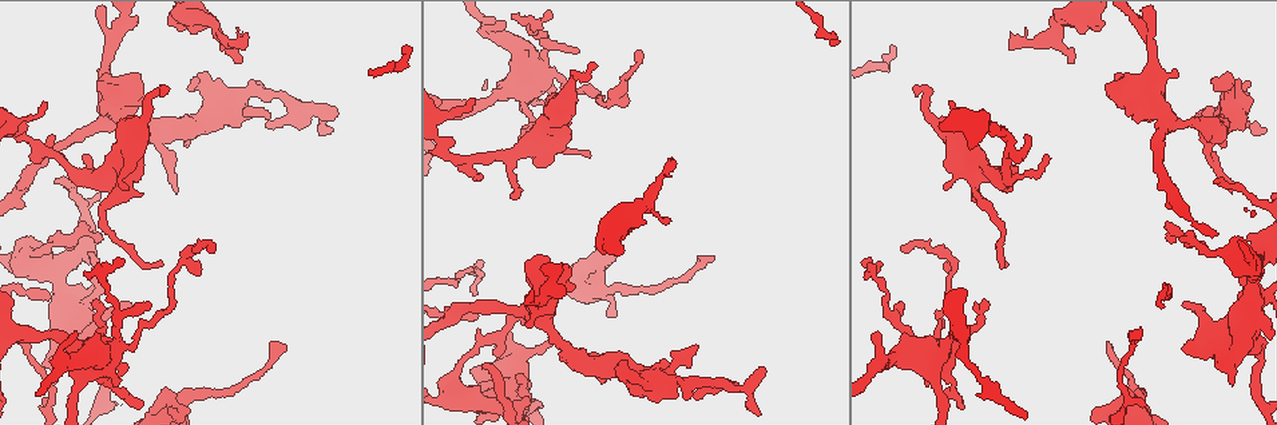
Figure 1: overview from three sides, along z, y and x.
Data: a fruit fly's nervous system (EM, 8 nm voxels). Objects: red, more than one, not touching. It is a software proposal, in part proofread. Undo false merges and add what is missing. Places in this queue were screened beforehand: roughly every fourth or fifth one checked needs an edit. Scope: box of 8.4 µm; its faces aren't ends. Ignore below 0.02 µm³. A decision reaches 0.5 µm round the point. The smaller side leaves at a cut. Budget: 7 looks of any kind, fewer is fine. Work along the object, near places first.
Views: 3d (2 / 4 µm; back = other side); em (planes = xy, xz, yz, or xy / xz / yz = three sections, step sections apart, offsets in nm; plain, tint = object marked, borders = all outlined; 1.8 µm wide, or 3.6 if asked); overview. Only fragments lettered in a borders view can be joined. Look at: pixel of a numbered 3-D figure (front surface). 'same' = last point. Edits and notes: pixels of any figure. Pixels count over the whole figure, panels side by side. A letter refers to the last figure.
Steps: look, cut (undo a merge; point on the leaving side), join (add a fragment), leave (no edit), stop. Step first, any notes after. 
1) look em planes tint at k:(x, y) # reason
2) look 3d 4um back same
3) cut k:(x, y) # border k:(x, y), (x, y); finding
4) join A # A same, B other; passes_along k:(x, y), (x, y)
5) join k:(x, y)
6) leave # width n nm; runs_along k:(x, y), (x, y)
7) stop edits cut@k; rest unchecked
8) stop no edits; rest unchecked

look 3d 2um at 1:(75, 333) # an open end

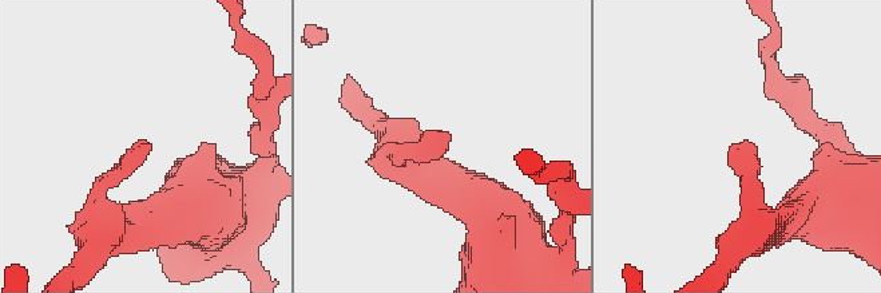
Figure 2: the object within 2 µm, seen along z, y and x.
look em planes borders at 2:(146, 143) # shape alone is not enough

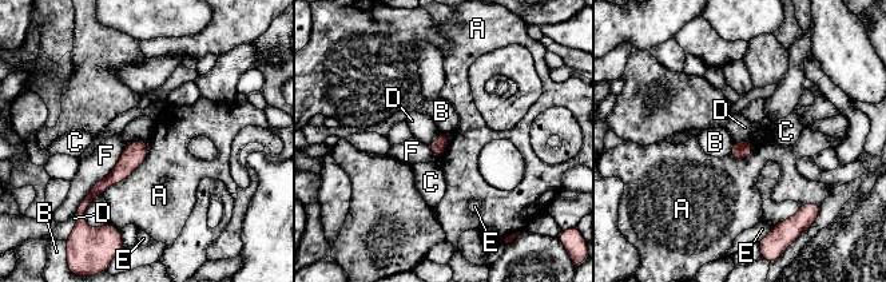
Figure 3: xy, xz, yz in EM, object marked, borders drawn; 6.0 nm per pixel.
leave # longest_contact F 480 nm; A other, B other, C other, D other, E other, F other; none of them fits

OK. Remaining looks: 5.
look 3d 4um at 1:(1007, 264) # end of a long branch

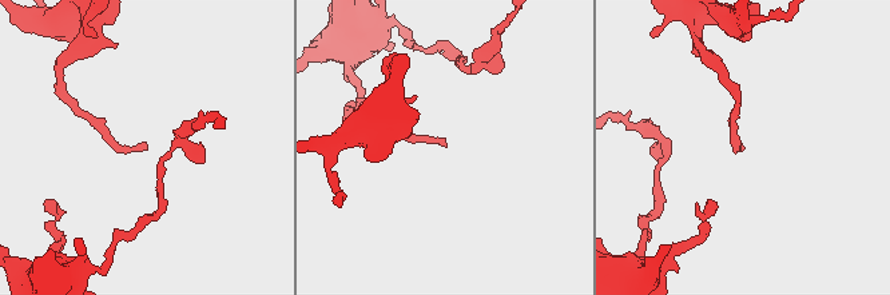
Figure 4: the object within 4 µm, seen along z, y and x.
look em planes borders at 4:(739, 147) # shape alone is not enough

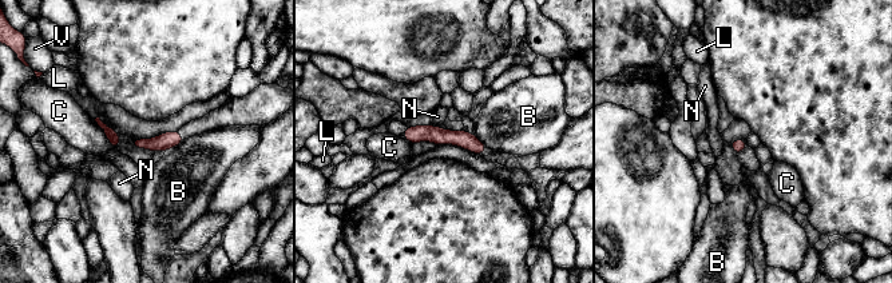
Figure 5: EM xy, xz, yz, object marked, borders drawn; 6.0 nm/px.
leave # longest_contact C 220 nm; B other, C other, L other, N other, V other; no lettered fragment goes on from it

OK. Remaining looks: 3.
look 3d 4um at 1:(709, 259) # end of a long branch

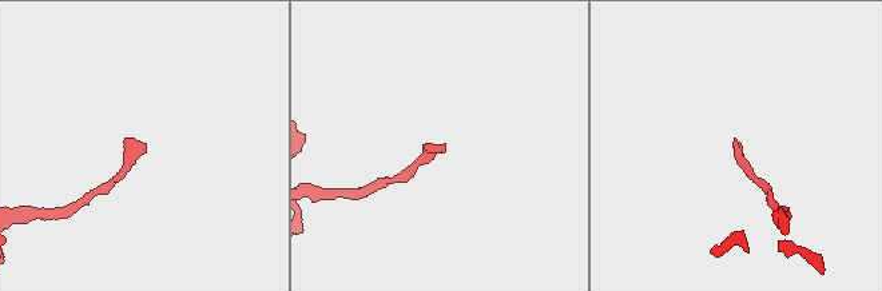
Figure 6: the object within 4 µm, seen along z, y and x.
look em planes tint at 6:(735, 142)

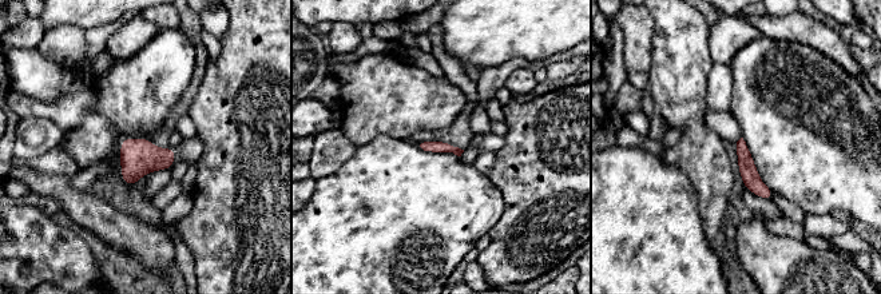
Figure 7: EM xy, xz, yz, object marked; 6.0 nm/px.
look em planes borders same

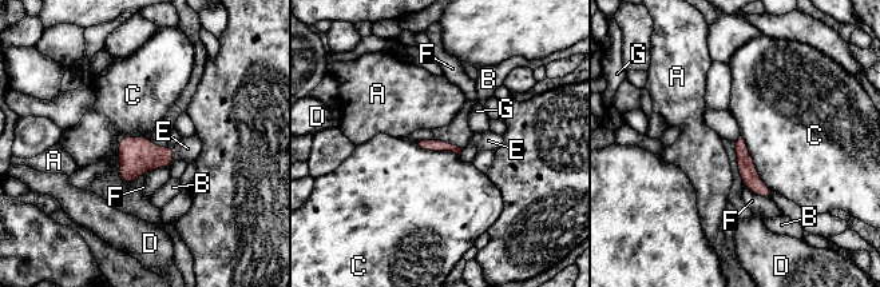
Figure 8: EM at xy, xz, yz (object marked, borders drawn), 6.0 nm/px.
join E # A other, B other, C other, D other, E same, F other, G other; passes_along 8:(138, 155), (173, 152), (187, 148); it goes on there

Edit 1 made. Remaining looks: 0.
stop edits join@8; rest unchecked

